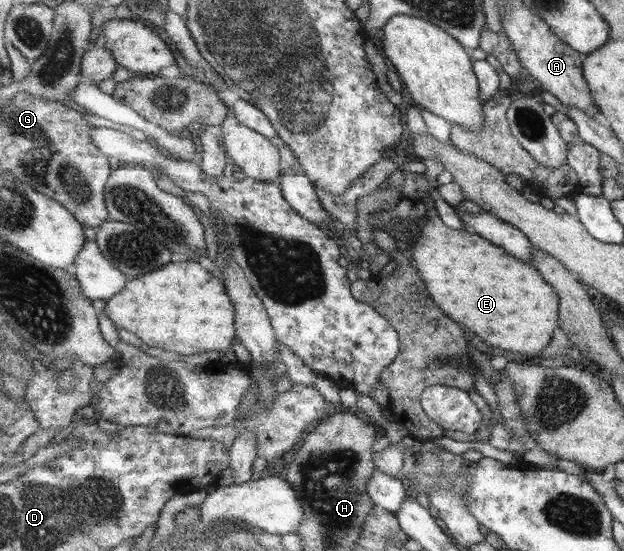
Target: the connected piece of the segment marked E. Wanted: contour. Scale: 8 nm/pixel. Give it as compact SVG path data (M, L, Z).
M423 196L421 202L426 205L427 213L423 217L427 221L421 224L411 252L417 261L415 267L419 269L423 281L427 283L427 289L431 289L431 297L435 297L435 303L451 319L463 323L467 329L471 329L473 333L477 333L479 337L483 337L487 343L495 347L515 353L542 354L547 349L547 345L550 346L555 329L562 325L560 297L553 285L531 262L509 255L503 247L497 247L487 238L467 229L451 229L439 218L431 196Z

